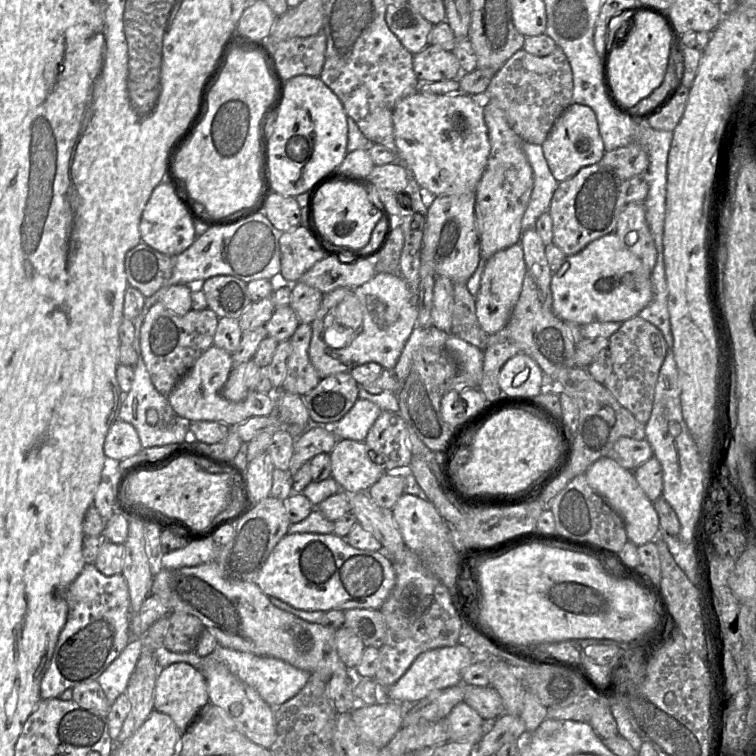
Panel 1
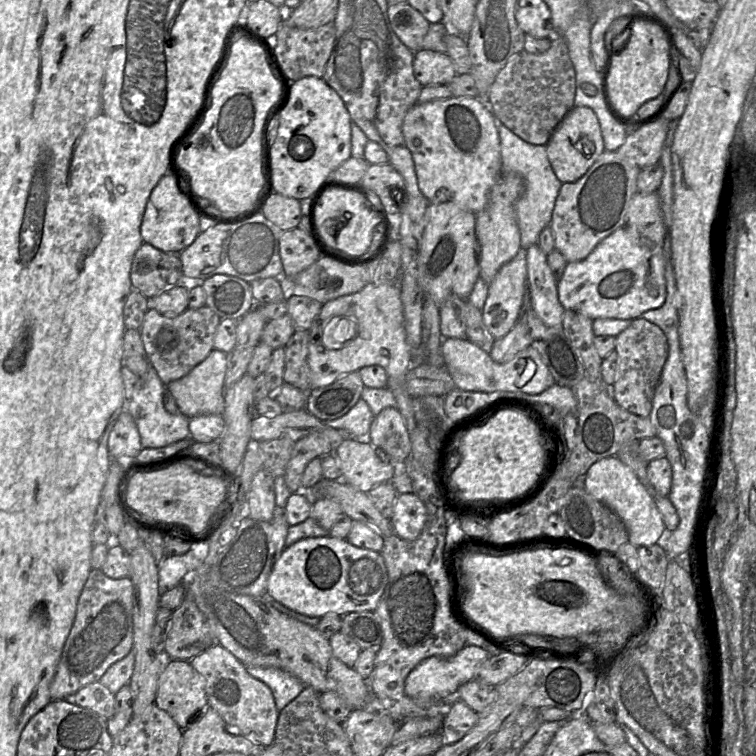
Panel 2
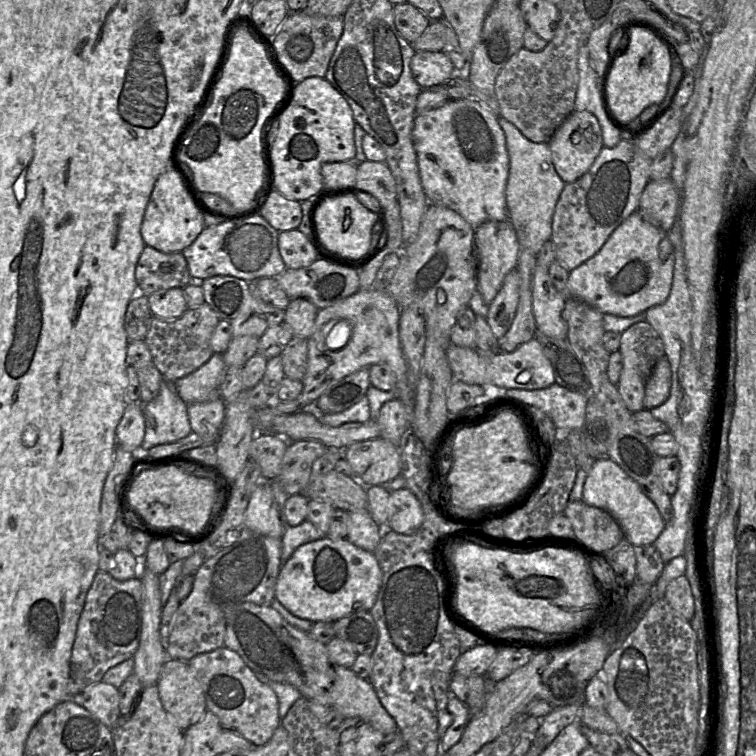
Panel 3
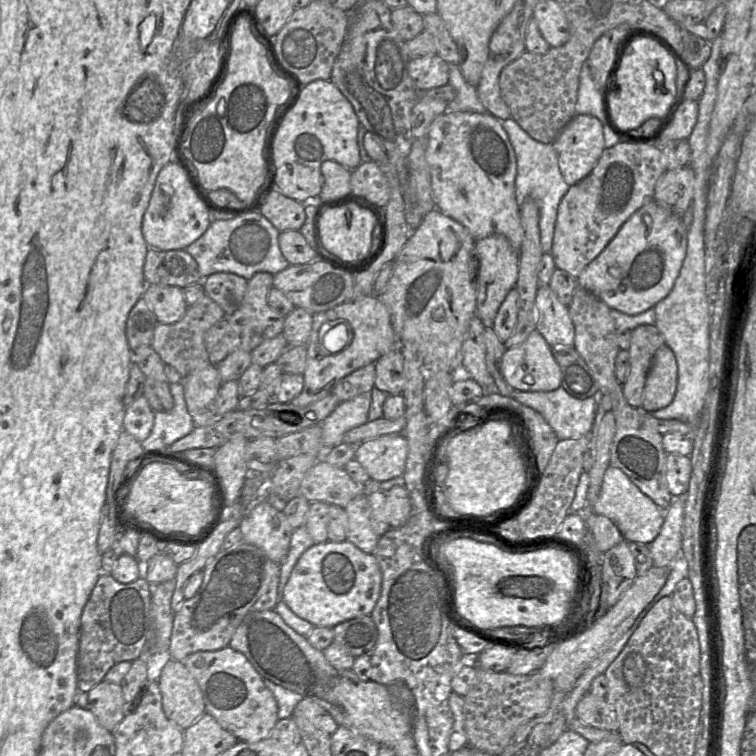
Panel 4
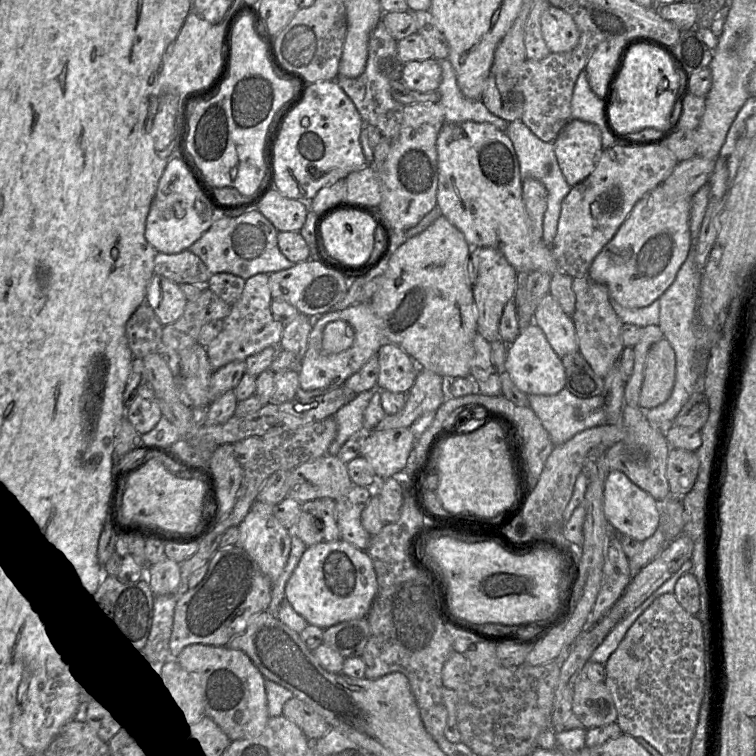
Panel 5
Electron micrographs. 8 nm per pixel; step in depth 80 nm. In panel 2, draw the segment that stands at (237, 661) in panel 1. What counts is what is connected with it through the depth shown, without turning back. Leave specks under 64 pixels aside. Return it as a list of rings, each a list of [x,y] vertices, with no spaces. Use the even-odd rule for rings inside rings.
[[[246,666],[246,669],[271,689],[279,712],[298,697],[305,687],[297,677],[278,668]]]

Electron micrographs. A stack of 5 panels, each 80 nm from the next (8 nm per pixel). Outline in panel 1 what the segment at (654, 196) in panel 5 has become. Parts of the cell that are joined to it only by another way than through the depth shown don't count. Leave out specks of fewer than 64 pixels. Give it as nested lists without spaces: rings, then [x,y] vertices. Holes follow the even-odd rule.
[[[611,232],[593,240],[580,252],[566,256],[561,268],[552,275],[552,311],[564,322],[578,325],[594,321],[624,322],[653,300],[651,273]]]

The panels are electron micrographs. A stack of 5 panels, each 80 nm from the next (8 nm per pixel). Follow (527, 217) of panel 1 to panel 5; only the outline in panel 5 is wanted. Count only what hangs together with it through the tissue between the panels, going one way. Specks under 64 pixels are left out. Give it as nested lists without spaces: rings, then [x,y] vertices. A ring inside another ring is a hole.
[[[521,120],[509,122],[505,133],[513,143],[520,165],[522,180],[527,178],[536,179],[547,190],[547,207],[544,213],[542,240],[547,246],[551,247],[558,229],[562,202],[569,193],[571,186],[567,183],[559,167],[553,143],[539,139]]]

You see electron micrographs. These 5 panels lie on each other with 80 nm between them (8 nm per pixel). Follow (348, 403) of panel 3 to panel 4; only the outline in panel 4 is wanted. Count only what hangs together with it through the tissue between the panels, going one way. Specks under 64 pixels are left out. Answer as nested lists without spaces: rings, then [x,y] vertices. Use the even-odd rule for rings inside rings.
[[[375,363],[368,364],[340,380],[332,389],[332,395],[341,403],[369,392],[375,387],[375,376]]]

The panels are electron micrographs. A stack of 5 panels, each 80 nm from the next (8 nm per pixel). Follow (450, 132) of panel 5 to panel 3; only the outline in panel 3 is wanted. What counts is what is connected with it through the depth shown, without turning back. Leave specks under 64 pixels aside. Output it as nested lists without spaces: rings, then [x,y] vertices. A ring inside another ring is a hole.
[[[466,98],[459,100],[449,100],[442,107],[420,113],[415,117],[412,131],[414,148],[417,154],[418,169],[421,184],[431,205],[443,206],[454,210],[460,214],[474,229],[487,221],[504,221],[508,219],[508,208],[506,203],[505,191],[509,175],[509,155],[506,147],[505,134],[498,123],[498,117],[485,107],[476,98]]]

